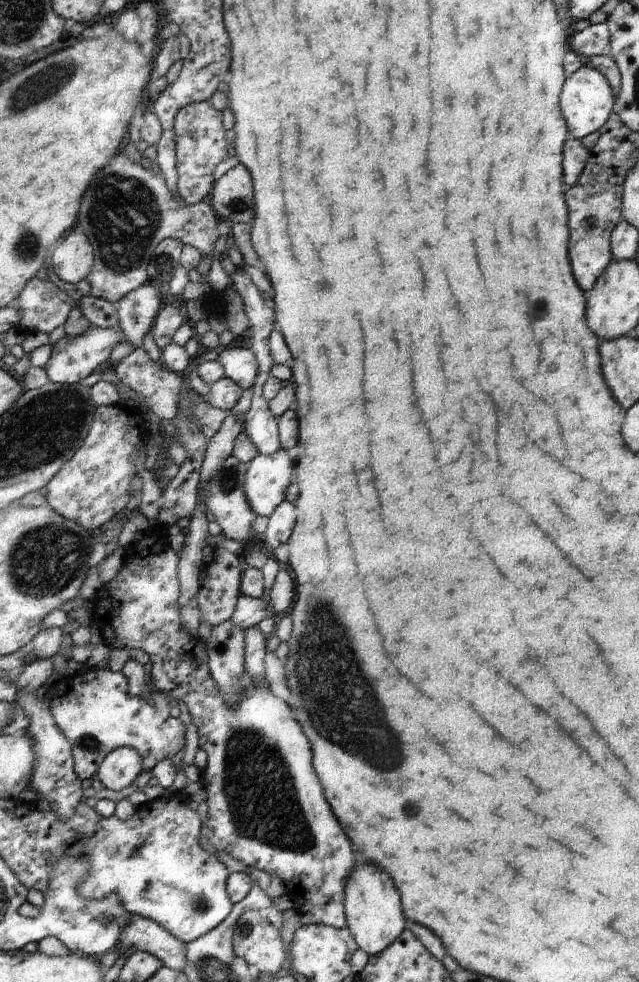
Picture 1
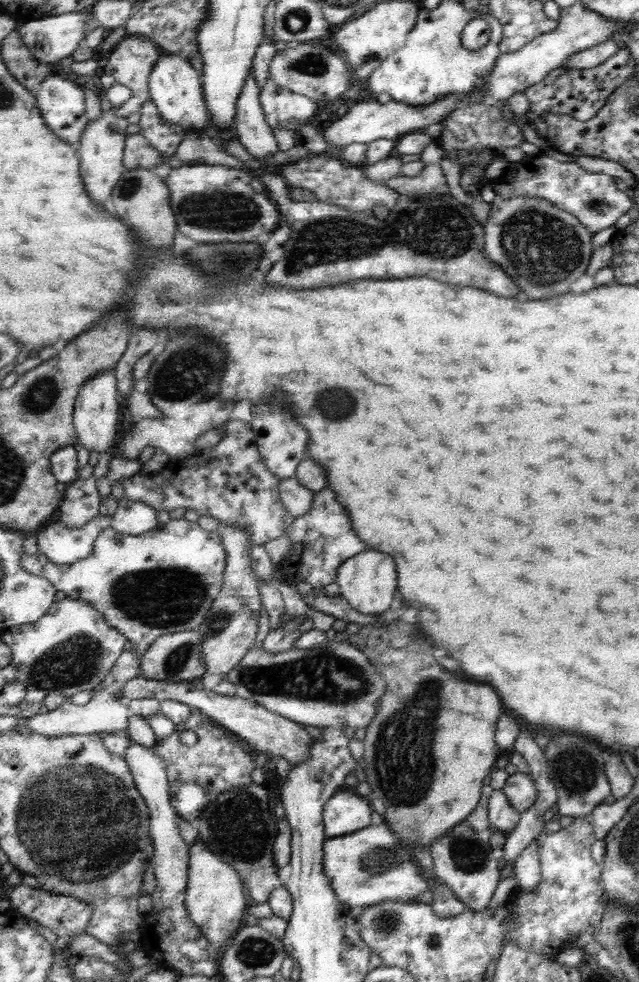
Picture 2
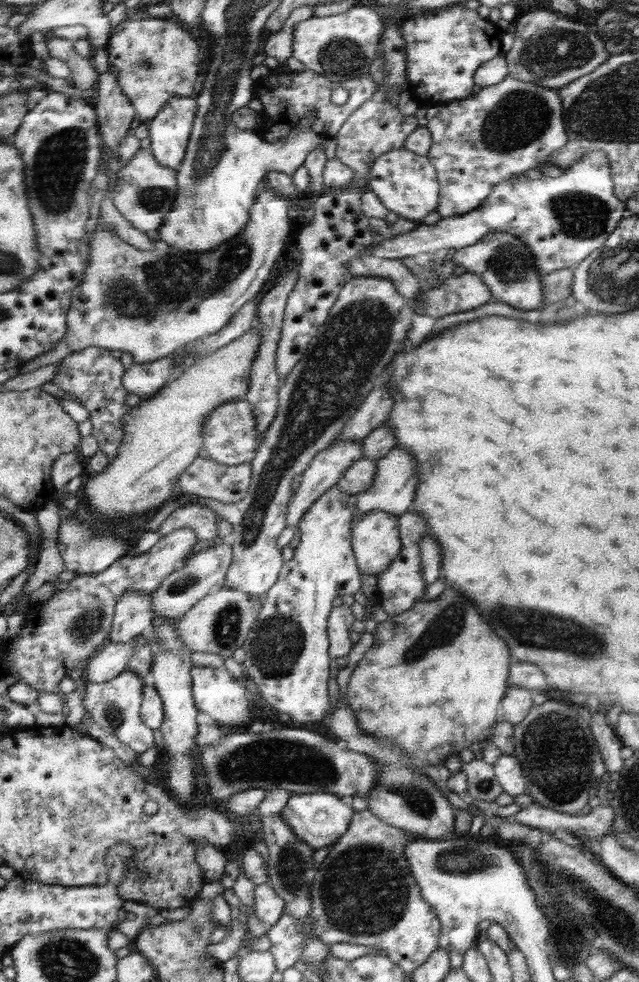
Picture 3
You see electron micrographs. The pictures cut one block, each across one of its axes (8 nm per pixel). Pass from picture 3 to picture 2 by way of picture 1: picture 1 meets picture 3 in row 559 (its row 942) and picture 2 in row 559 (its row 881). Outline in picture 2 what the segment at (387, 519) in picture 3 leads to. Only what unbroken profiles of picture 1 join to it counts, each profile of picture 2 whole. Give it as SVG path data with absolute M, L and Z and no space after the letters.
M365 550L359 556L347 560L339 568L337 584L343 590L343 598L359 610L363 616L383 616L399 604L399 586L397 586L397 566L391 556L375 550Z

